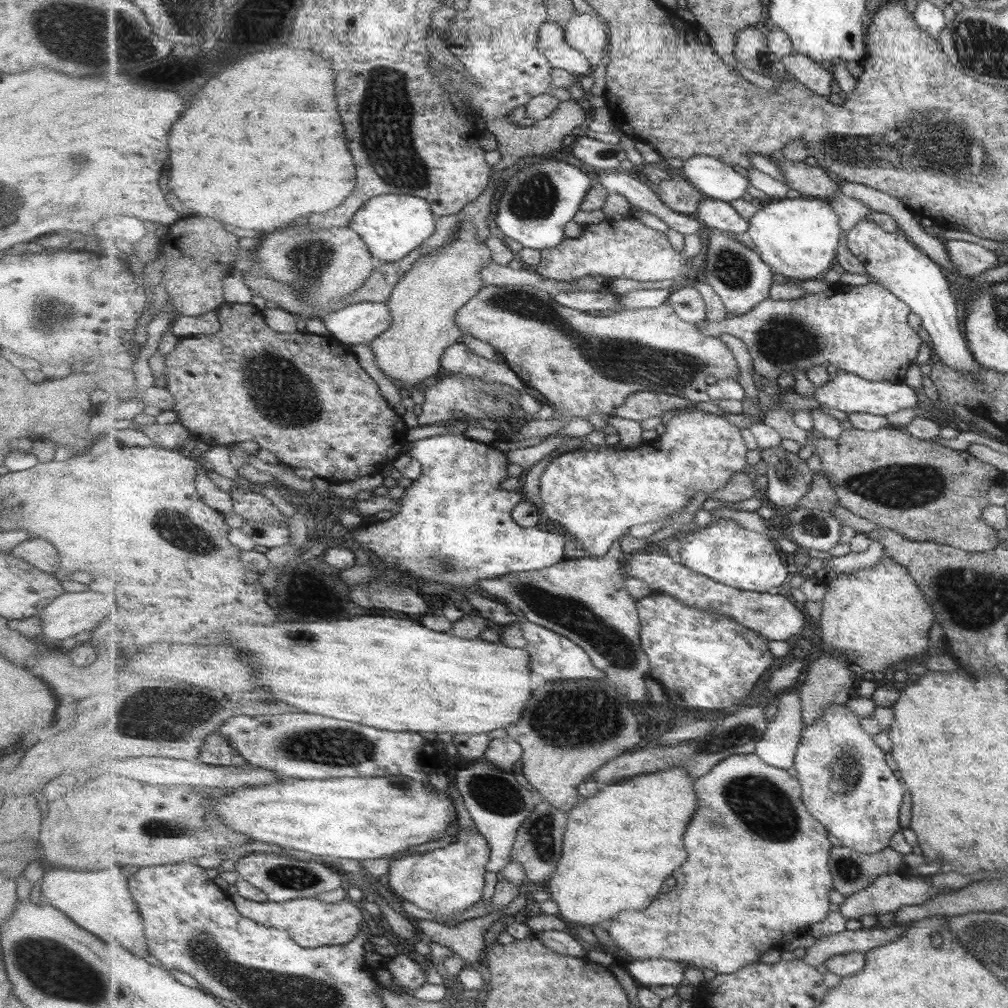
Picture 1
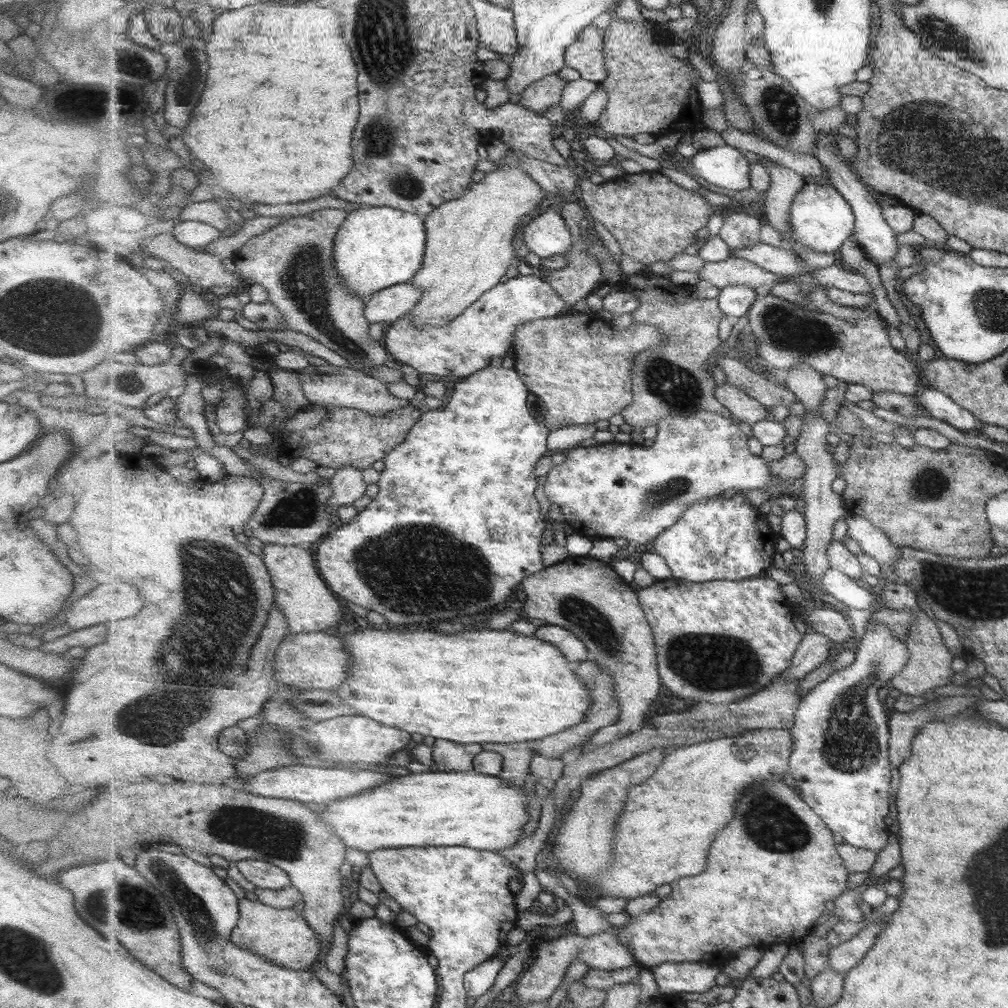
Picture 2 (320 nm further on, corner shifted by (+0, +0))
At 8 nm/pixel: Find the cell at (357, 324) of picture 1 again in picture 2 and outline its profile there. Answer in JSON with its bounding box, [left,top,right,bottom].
[365,282,424,324]

